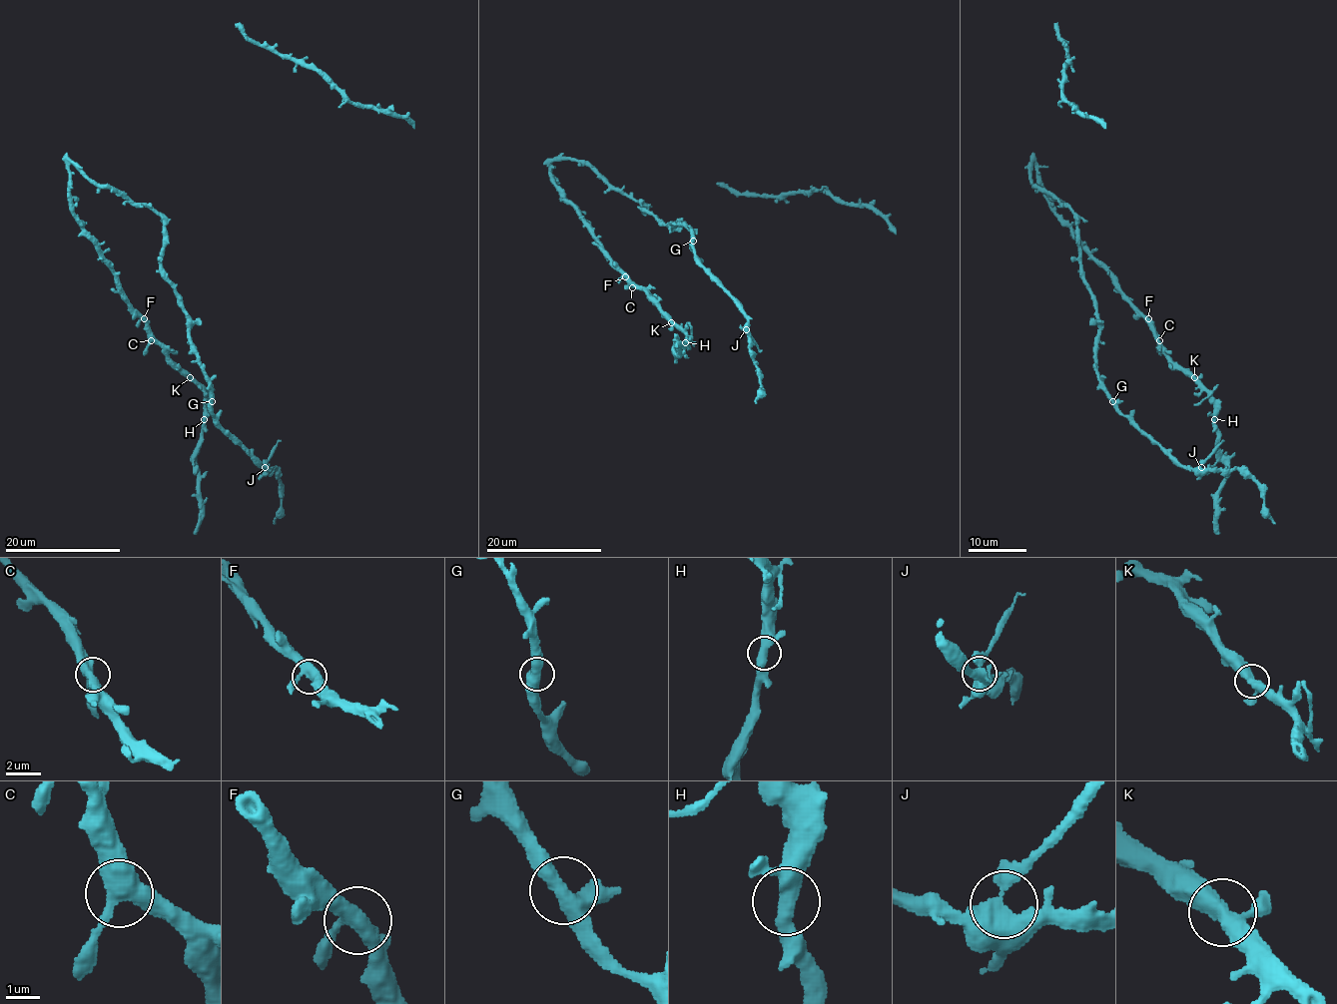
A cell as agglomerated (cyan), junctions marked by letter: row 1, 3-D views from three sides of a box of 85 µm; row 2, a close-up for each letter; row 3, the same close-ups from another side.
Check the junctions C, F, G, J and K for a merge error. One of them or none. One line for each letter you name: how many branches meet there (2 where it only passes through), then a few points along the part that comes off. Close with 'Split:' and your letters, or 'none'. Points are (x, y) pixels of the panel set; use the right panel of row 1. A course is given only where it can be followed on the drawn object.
Split: none

